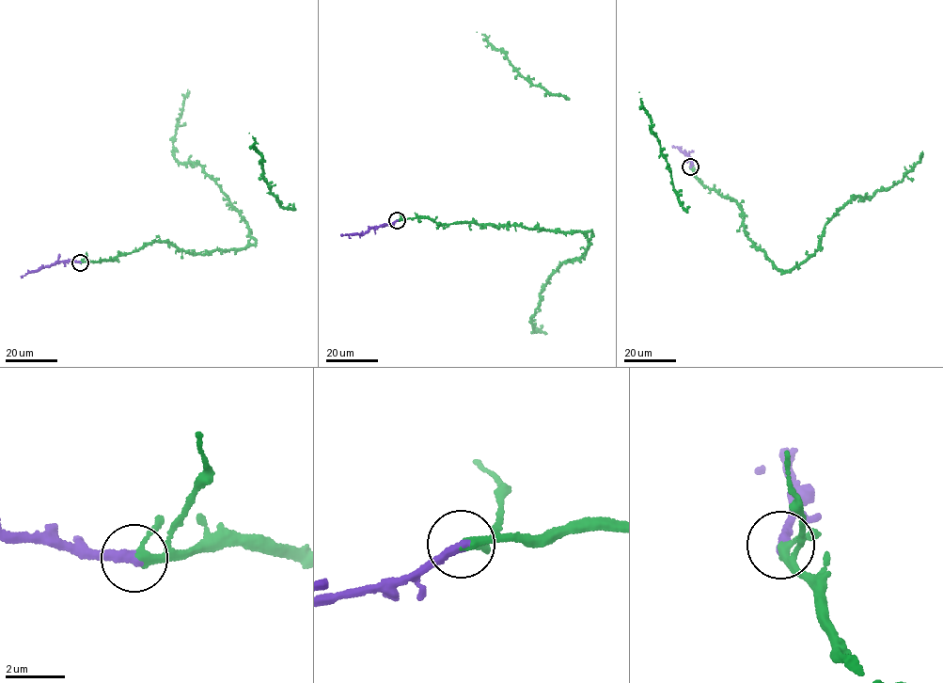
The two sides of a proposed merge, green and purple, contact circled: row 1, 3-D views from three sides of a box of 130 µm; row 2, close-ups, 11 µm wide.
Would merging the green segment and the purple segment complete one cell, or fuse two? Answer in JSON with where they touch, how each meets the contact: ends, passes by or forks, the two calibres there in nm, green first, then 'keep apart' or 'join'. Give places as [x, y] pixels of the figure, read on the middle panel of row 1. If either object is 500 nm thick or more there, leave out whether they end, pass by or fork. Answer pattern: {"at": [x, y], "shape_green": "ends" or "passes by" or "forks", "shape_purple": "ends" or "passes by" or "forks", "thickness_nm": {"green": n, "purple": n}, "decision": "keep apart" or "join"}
{"at": [397, 220], "shape_green": "passes by", "shape_purple": "ends", "thickness_nm": {"green": 240, "purple": 360}, "decision": "join"}

